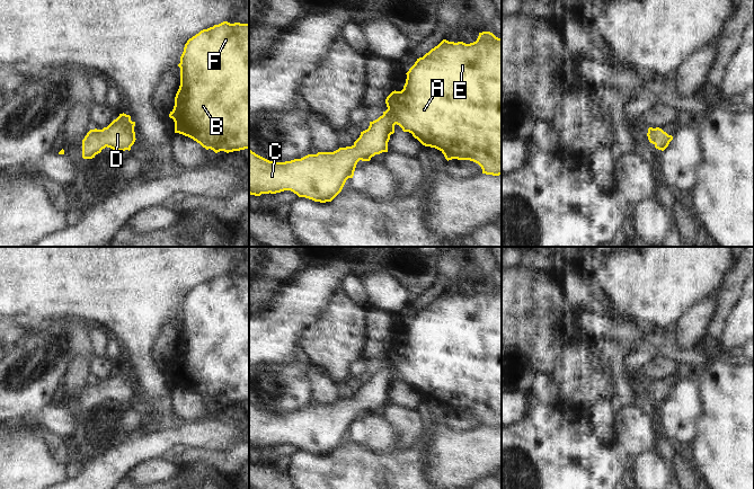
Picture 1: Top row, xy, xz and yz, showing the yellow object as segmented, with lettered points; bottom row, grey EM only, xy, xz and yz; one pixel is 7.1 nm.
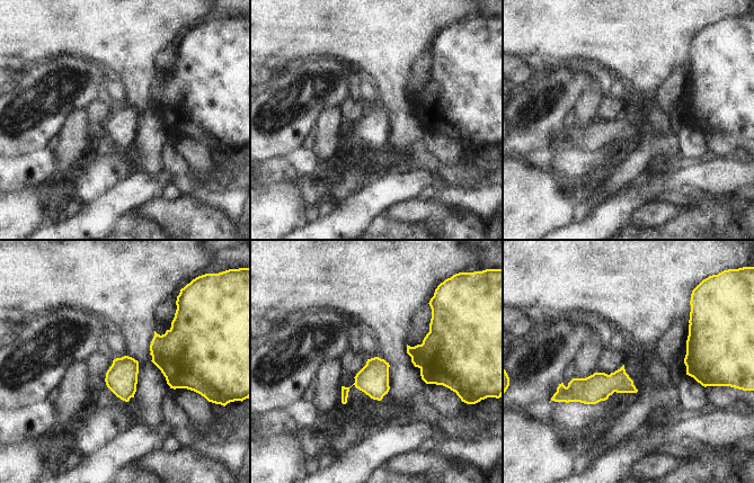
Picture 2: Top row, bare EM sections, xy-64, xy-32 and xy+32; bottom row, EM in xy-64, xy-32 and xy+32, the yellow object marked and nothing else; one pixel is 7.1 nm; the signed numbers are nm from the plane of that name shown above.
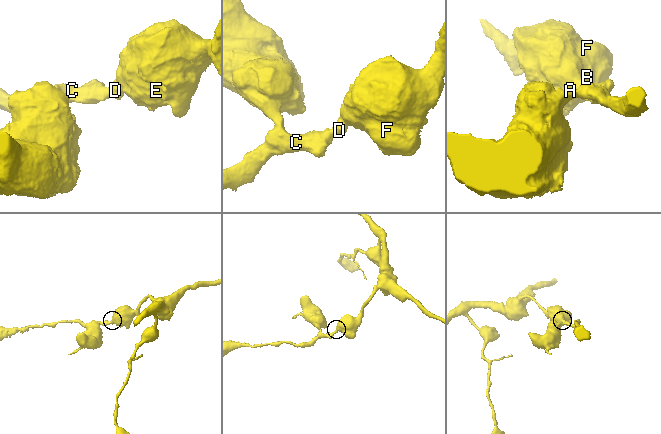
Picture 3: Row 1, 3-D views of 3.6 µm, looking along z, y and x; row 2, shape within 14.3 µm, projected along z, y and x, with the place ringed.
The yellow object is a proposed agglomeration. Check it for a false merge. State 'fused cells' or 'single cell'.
single cell

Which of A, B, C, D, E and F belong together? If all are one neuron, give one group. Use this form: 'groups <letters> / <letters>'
groups A B C D E F

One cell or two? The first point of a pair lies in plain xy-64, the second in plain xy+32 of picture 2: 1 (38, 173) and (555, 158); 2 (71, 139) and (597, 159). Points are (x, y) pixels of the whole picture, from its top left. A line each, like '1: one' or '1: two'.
1: one
2: two

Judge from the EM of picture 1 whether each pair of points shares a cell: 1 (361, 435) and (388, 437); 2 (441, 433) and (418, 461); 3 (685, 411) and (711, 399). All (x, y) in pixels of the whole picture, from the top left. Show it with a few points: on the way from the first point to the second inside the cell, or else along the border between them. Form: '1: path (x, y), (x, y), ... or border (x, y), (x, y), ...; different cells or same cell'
1: path (367, 435), (381, 436); same cell
2: border (423, 433), (427, 477); different cells
3: border (698, 379), (697, 397), (700, 401); different cells

